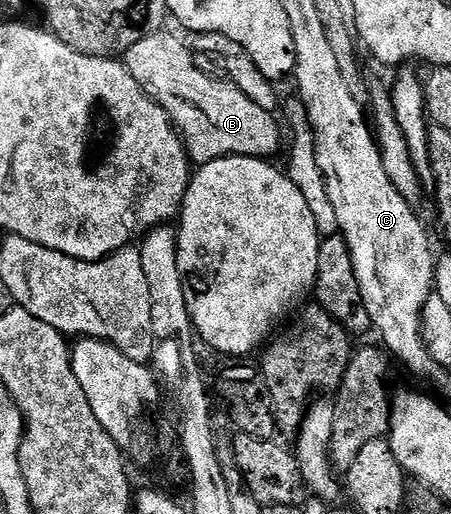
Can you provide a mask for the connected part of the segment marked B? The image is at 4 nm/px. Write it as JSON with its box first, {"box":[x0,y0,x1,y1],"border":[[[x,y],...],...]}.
{"box":[123,30,281,166],"border":[[[162,30],[135,42],[135,46],[126,48],[123,53],[125,69],[139,82],[142,88],[152,100],[169,115],[169,121],[174,128],[181,133],[185,150],[194,165],[200,166],[218,160],[224,156],[259,156],[273,158],[273,155],[281,148],[281,128],[277,125],[277,116],[272,112],[263,110],[263,106],[255,106],[243,90],[239,90],[228,79],[216,80],[208,76],[199,65],[196,64],[194,53],[184,39],[172,36],[169,30]]]}

